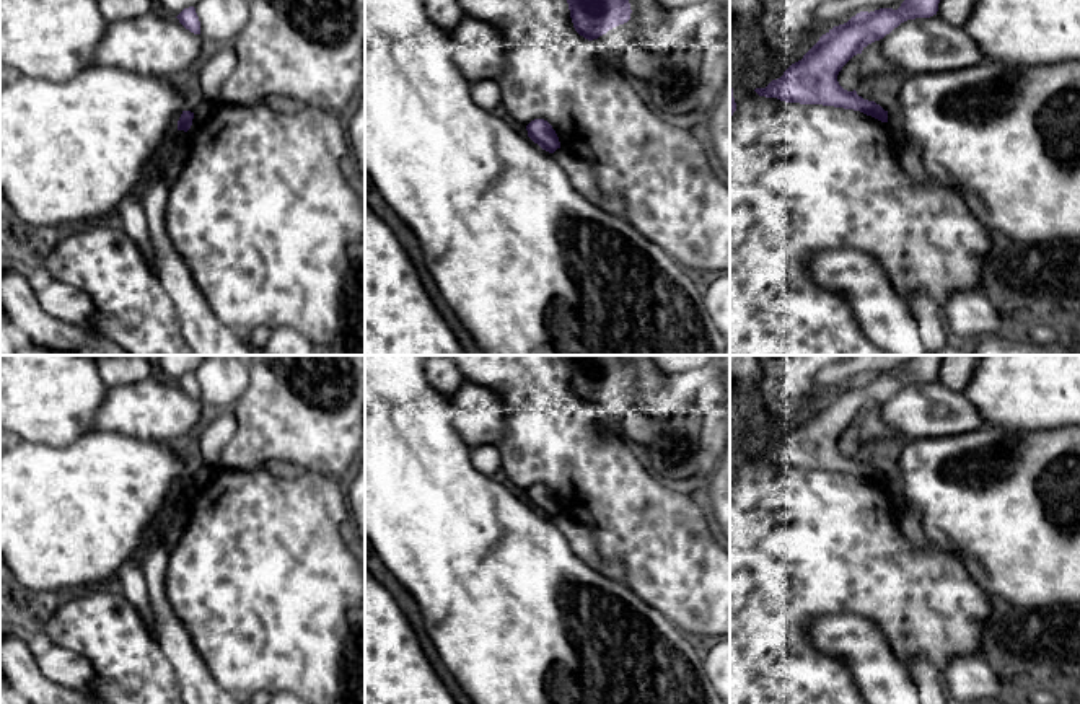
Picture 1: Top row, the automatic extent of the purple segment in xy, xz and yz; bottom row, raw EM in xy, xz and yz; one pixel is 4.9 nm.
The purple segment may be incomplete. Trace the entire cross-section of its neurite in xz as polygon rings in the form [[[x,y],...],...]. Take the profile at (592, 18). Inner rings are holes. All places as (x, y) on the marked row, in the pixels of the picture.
[[[567,0],[575,31],[588,41],[630,20],[629,0]]]

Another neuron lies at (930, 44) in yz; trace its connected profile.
[[[938,15],[907,20],[873,46],[880,67],[906,75],[961,70],[984,59],[963,26],[946,23]]]

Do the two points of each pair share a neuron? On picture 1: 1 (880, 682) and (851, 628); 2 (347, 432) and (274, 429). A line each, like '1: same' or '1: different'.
1: same
2: same

